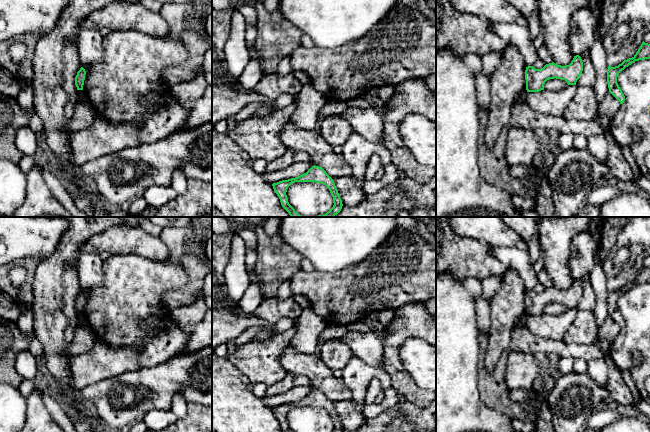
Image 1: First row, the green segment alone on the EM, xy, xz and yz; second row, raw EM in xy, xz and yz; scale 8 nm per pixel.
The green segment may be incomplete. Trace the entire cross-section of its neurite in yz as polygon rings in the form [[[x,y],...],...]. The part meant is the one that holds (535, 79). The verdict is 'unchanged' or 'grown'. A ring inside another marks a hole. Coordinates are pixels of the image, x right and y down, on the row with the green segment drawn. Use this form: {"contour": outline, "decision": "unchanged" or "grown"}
{"contour": [[[579,55],[574,56],[569,65],[561,66],[554,62],[546,64],[541,69],[533,66],[526,67],[525,80],[527,92],[539,92],[544,90],[544,84],[549,79],[565,80],[568,85],[576,85],[583,71],[583,62]]], "decision": "unchanged"}

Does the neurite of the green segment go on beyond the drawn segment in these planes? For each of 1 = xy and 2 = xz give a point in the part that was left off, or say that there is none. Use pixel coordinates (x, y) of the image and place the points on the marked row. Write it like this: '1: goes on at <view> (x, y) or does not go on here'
1: does not go on here
2: does not go on here

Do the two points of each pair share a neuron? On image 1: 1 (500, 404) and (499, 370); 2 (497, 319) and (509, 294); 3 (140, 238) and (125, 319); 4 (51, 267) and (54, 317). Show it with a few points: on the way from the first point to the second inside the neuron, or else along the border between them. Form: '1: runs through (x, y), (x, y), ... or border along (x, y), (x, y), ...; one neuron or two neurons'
1: runs through (499, 396), (499, 378); one neuron
2: runs through (503, 313), (509, 300); one neuron
3: border along (113, 254), (137, 254), (159, 262); two neurons
4: runs through (54, 279), (54, 305); one neuron

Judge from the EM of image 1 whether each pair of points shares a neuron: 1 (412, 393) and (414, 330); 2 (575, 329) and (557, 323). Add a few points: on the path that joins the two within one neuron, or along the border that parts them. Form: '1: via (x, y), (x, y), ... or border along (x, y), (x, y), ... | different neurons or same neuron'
1: via (400, 376), (393, 366), (393, 345), (397, 341) | same neuron
2: border along (577, 311), (574, 320), (561, 340) | different neurons

